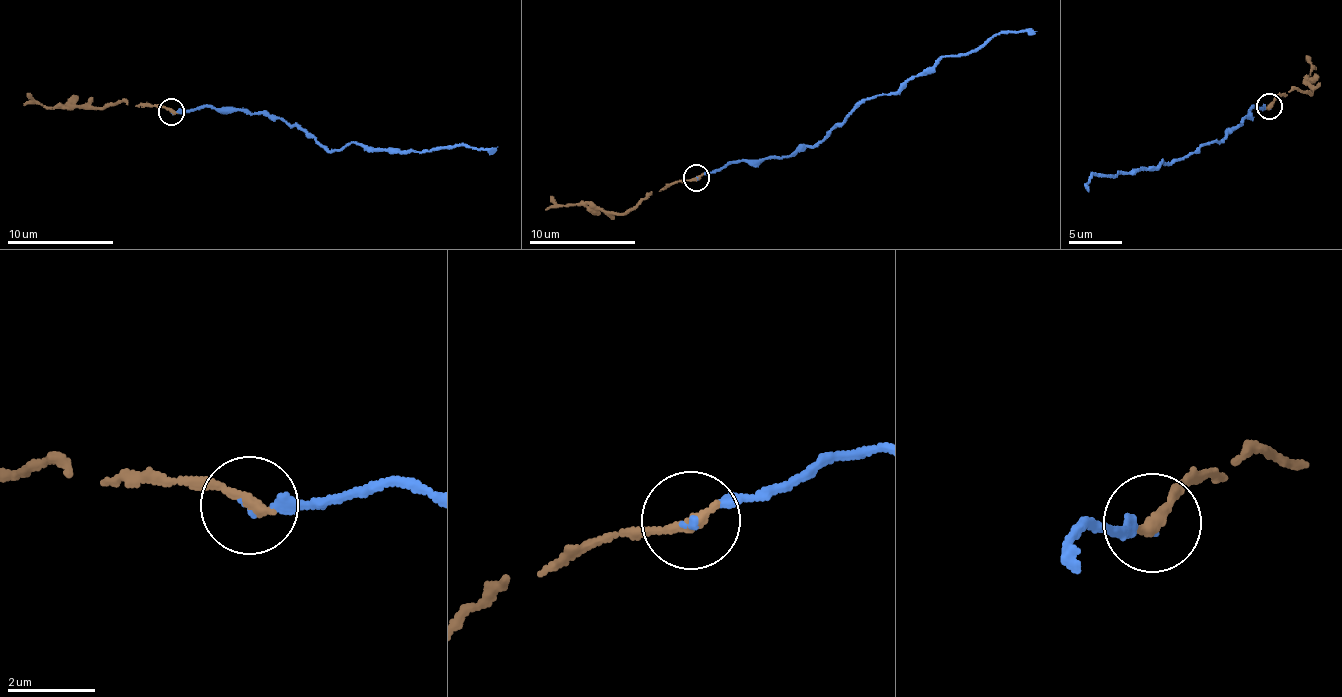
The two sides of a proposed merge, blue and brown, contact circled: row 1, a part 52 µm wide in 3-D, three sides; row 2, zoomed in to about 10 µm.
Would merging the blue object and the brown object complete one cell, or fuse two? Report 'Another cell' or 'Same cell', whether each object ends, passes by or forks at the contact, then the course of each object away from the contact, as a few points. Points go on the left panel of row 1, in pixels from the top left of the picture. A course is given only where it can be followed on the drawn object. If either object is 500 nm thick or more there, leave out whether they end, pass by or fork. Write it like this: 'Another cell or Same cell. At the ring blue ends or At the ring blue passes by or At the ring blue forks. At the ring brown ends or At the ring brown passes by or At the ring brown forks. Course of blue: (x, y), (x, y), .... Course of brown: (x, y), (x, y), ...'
Same cell. At the ring blue ends. At the ring brown ends. Course of blue: (170, 112), (206, 107), (269, 114), (307, 130), (331, 150), (357, 142), (402, 154), (458, 145), (498, 147). Course of brown: (170, 112), (163, 105), (126, 104), (43, 108), (26, 93)

